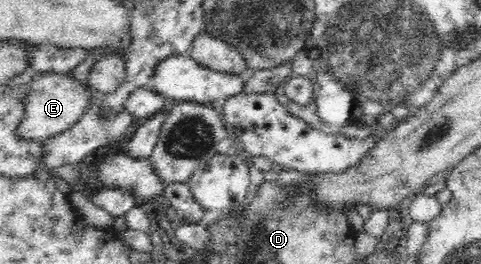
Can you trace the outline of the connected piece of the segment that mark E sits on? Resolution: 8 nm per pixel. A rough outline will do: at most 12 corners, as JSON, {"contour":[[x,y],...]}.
{"contour":[[61,73],[26,87],[16,137],[44,141],[68,130],[92,91]]}

